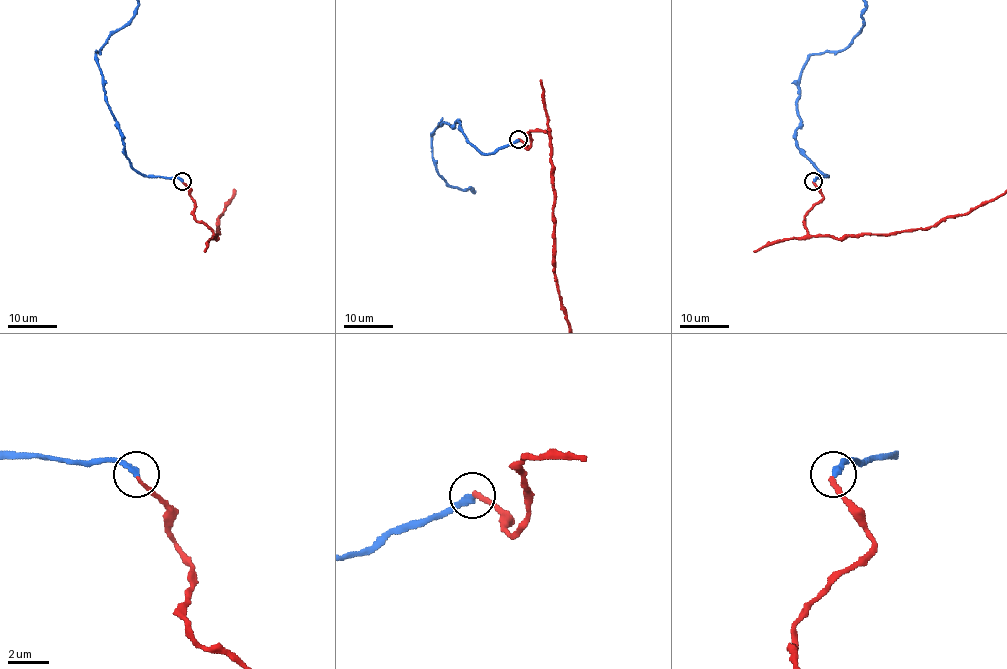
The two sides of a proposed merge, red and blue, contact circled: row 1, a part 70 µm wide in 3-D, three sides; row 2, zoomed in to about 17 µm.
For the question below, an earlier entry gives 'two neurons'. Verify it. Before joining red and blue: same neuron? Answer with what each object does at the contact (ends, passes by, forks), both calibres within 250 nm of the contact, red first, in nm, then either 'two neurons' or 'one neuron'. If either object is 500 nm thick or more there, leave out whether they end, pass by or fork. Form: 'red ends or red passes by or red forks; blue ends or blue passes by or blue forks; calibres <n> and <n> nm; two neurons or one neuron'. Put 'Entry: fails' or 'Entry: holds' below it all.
red ends; blue ends; calibres 190 and 320 nm; two neurons
Entry: holds

